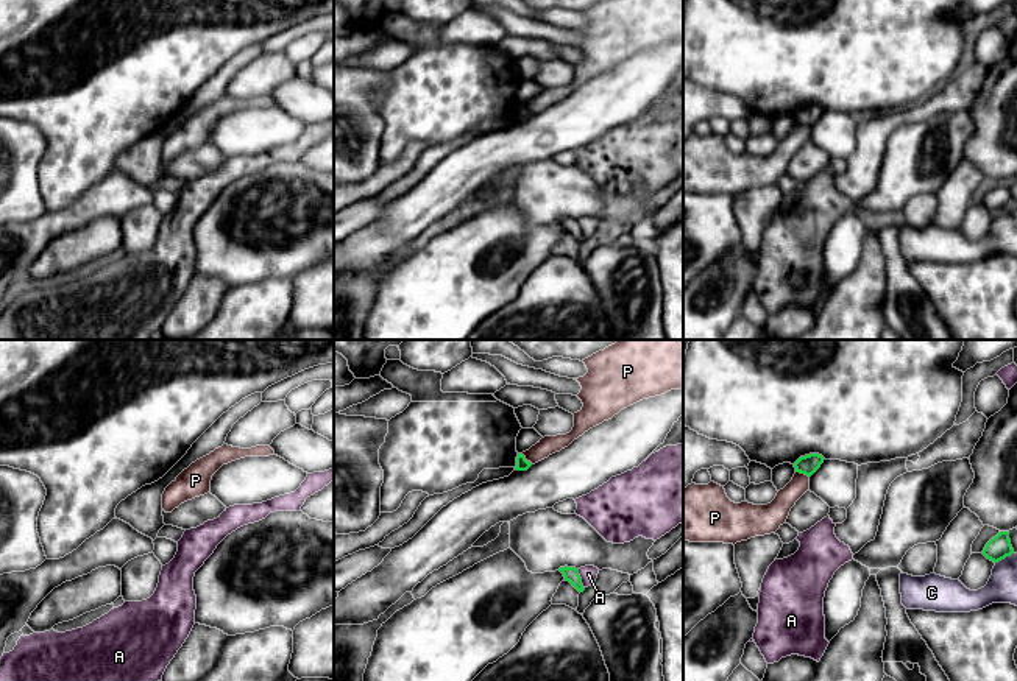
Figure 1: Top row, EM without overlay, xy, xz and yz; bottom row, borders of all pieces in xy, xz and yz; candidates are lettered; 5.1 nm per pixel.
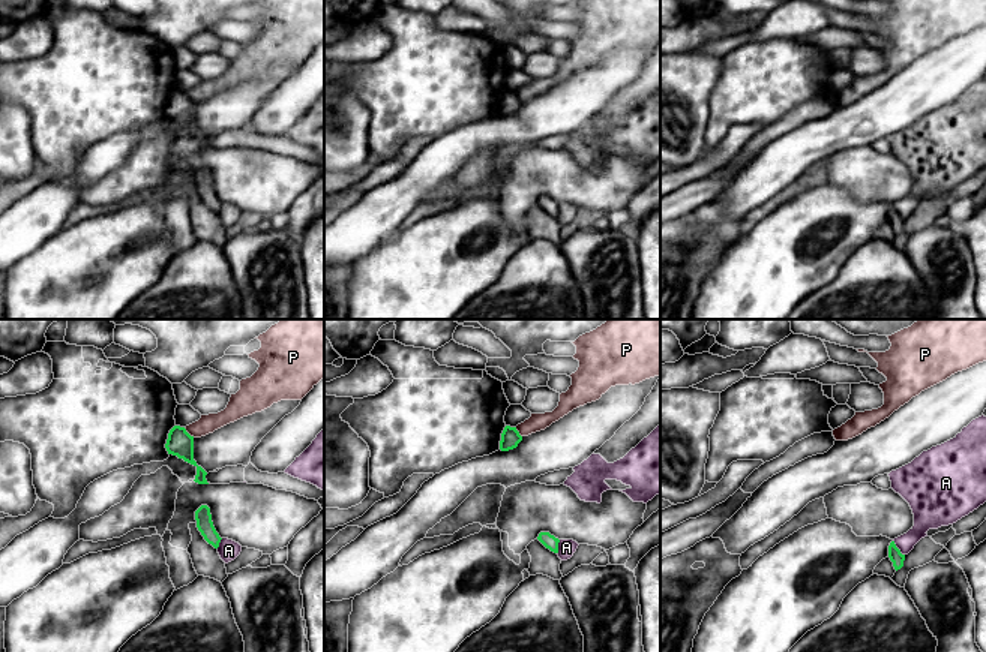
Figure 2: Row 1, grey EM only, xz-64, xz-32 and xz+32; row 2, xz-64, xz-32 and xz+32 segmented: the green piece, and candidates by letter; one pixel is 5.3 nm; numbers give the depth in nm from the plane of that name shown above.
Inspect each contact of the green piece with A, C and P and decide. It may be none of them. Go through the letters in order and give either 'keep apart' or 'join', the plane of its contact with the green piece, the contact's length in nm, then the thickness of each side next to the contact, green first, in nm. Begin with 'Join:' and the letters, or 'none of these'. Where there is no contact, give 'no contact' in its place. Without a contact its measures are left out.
Join: none of these
A: keep apart; meets green in xz; contact 110 nm long; 80 nm thick on the green side, 90 nm on the other
C: keep apart; meets green in yz; contact 110 nm long; 120 nm thick on the green side, 160 nm on the other
P: keep apart; meets green in yz; contact 80 nm long; 100 nm thick on the green side, 130 nm on the other

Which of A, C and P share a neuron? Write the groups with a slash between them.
A / C / P

